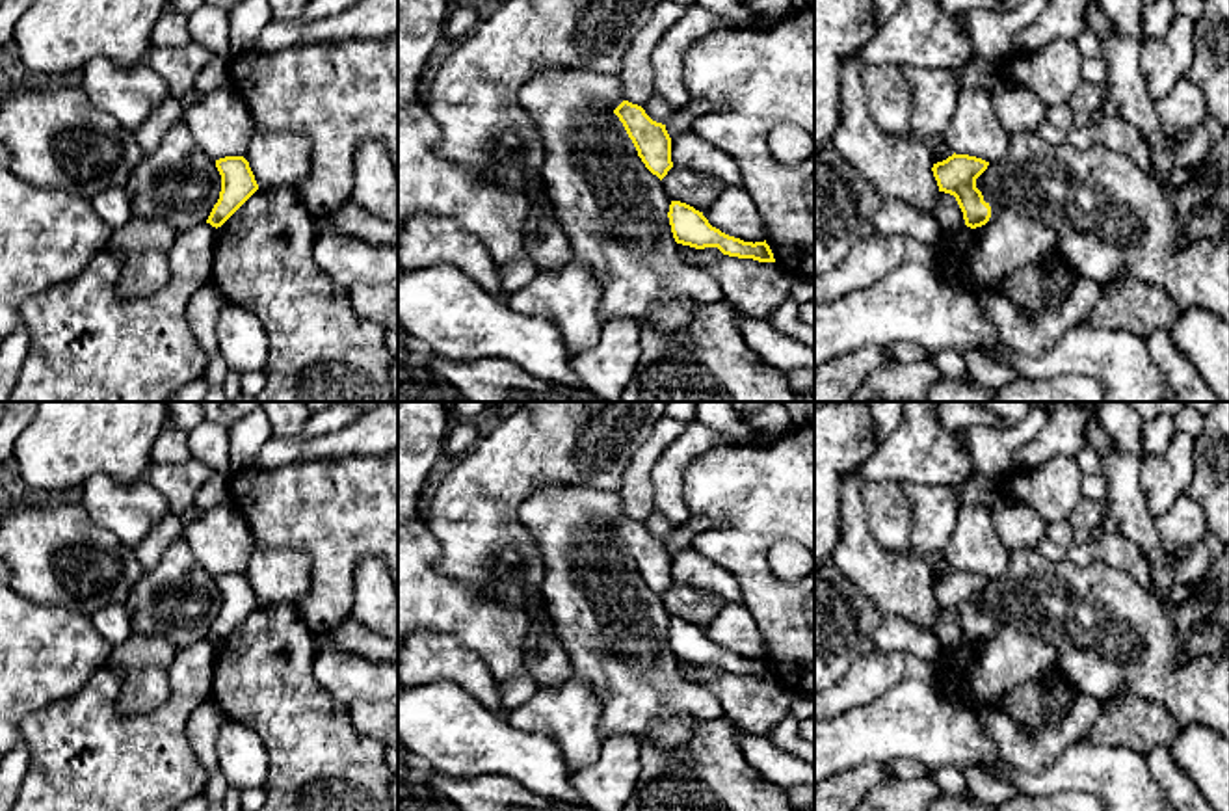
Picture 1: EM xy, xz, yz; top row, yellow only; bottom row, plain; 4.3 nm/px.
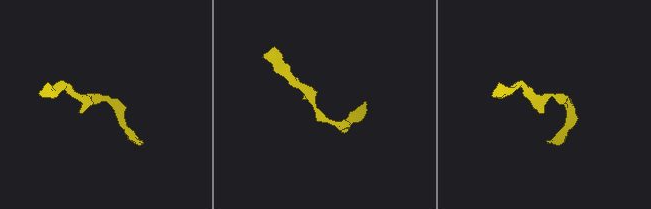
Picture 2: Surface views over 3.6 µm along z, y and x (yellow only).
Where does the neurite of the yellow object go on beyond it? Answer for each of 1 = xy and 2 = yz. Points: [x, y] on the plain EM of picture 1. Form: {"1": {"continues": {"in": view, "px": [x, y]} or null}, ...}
{"1": {"continues": null}, "2": {"continues": null}}

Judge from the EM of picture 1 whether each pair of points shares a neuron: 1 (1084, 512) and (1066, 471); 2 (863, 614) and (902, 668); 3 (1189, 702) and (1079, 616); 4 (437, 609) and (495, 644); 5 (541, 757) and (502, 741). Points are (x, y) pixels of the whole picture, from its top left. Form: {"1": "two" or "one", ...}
{"1": "two", "2": "two", "3": "one", "4": "one", "5": "one"}

